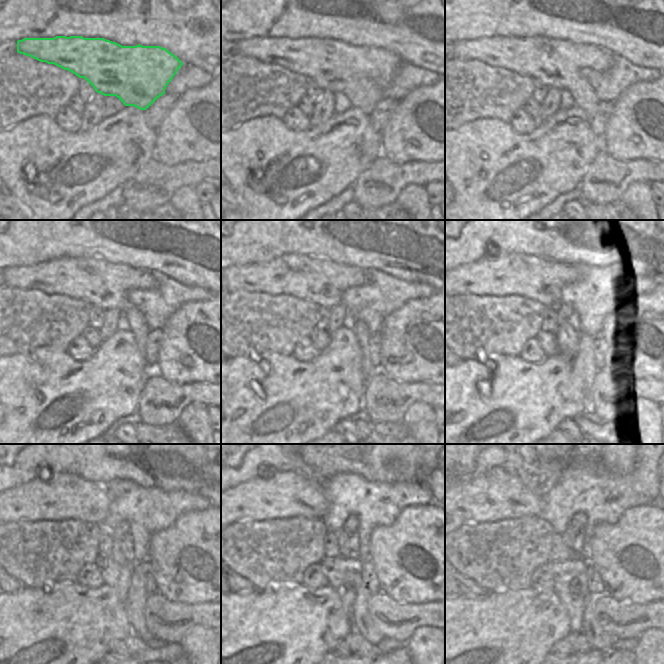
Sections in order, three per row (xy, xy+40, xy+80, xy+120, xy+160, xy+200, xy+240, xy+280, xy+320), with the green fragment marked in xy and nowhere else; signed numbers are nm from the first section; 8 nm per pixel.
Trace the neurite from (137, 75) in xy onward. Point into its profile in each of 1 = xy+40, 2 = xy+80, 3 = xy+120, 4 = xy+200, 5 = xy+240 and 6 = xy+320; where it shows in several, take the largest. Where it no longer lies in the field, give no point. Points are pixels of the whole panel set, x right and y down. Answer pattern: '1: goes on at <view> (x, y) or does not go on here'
1: goes on at xy+40 (363, 73)
2: goes on at xy+80 (555, 63)
3: goes on at xy+120 (102, 284)
4: goes on at xy+200 (540, 279)
5: goes on at xy+240 (65, 496)
6: goes on at xy+320 (494, 495)

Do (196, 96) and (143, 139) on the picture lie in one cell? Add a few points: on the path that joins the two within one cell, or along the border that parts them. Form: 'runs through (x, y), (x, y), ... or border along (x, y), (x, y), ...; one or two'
border along (156, 131), (155, 155); two

